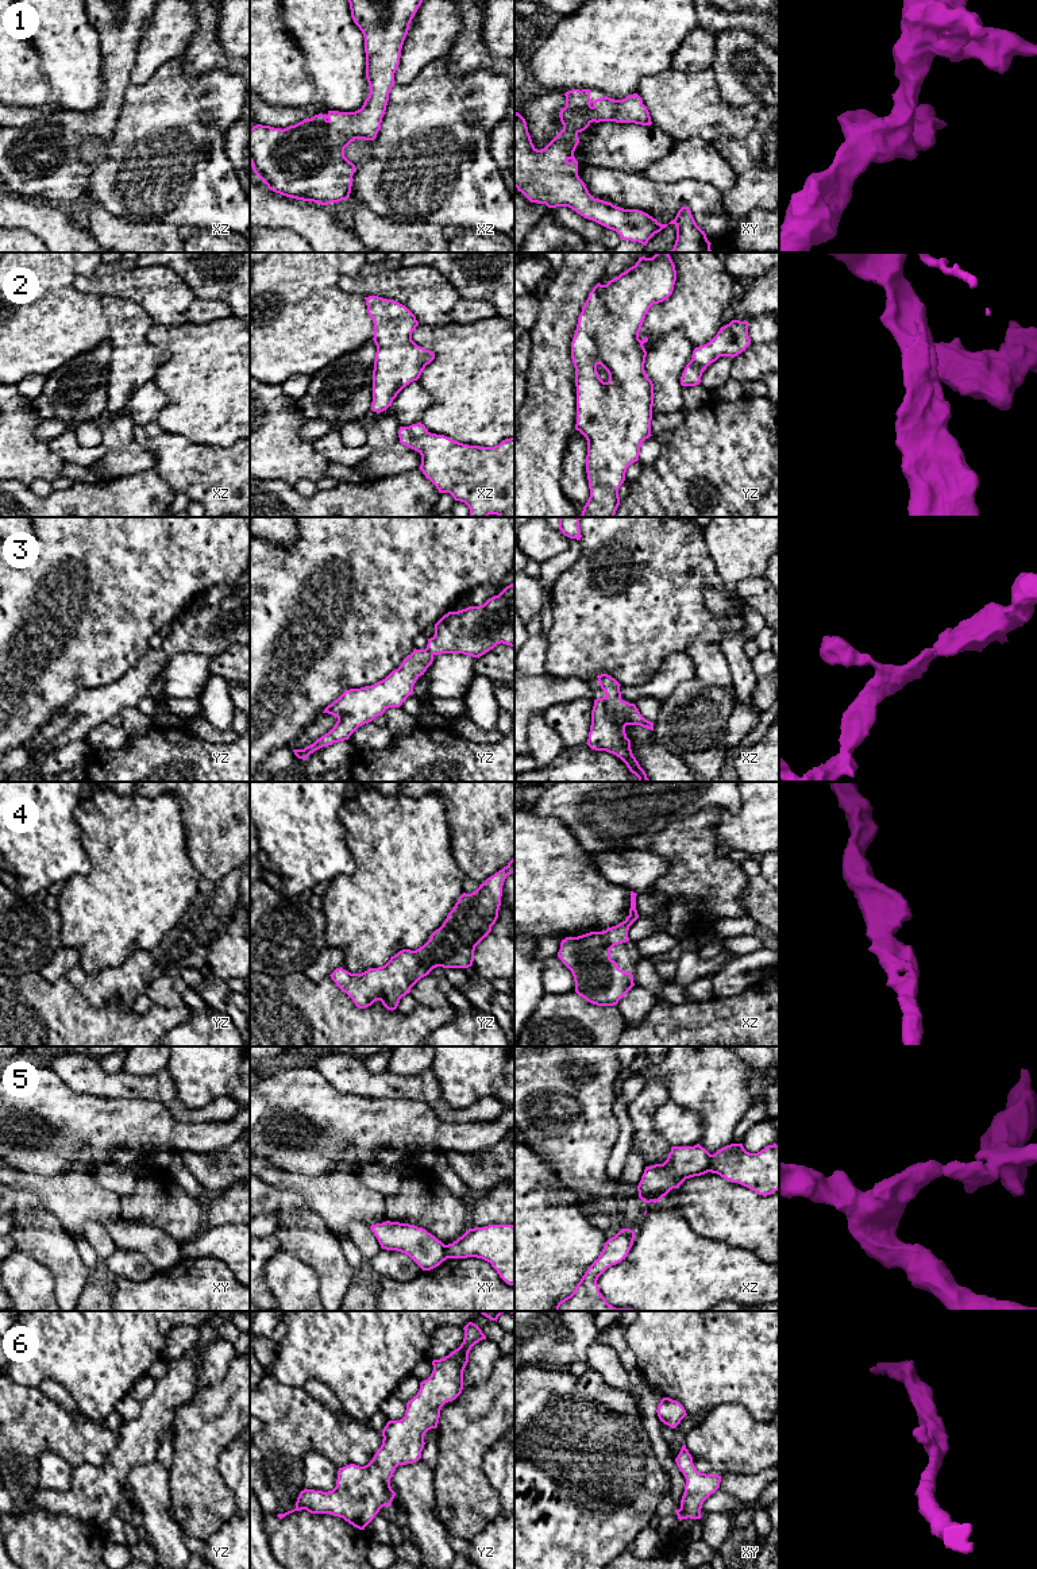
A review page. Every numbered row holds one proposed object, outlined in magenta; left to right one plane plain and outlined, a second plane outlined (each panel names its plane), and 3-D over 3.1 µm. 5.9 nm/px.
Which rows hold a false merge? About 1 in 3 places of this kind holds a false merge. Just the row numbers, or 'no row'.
5

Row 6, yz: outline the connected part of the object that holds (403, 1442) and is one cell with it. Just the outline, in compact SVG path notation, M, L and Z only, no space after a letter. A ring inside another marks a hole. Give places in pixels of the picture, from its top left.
M473 1322L463 1330L460 1346L444 1358L432 1361L433 1371L420 1383L417 1395L406 1403L405 1416L386 1423L382 1445L373 1460L365 1466L350 1464L339 1468L336 1487L332 1491L305 1488L297 1497L296 1508L278 1514L280 1519L307 1510L311 1514L343 1518L354 1527L365 1530L382 1507L392 1506L396 1492L390 1487L390 1479L396 1468L421 1458L425 1433L437 1427L442 1407L462 1393L463 1371L471 1348L486 1339Z

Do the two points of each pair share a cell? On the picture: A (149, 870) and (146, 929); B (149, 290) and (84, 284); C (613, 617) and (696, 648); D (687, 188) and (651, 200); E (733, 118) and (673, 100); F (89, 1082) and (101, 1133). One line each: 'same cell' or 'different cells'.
A: same cell
B: same cell
C: different cells
D: same cell
E: same cell
F: different cells

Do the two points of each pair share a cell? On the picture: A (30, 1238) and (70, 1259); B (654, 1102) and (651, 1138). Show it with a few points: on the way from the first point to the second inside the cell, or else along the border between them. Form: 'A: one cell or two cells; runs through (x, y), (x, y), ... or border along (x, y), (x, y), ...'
A: one cell; runs through (39, 1240), (45, 1240), (61, 1255)
B: one cell; runs through (646, 1111), (646, 1129)

